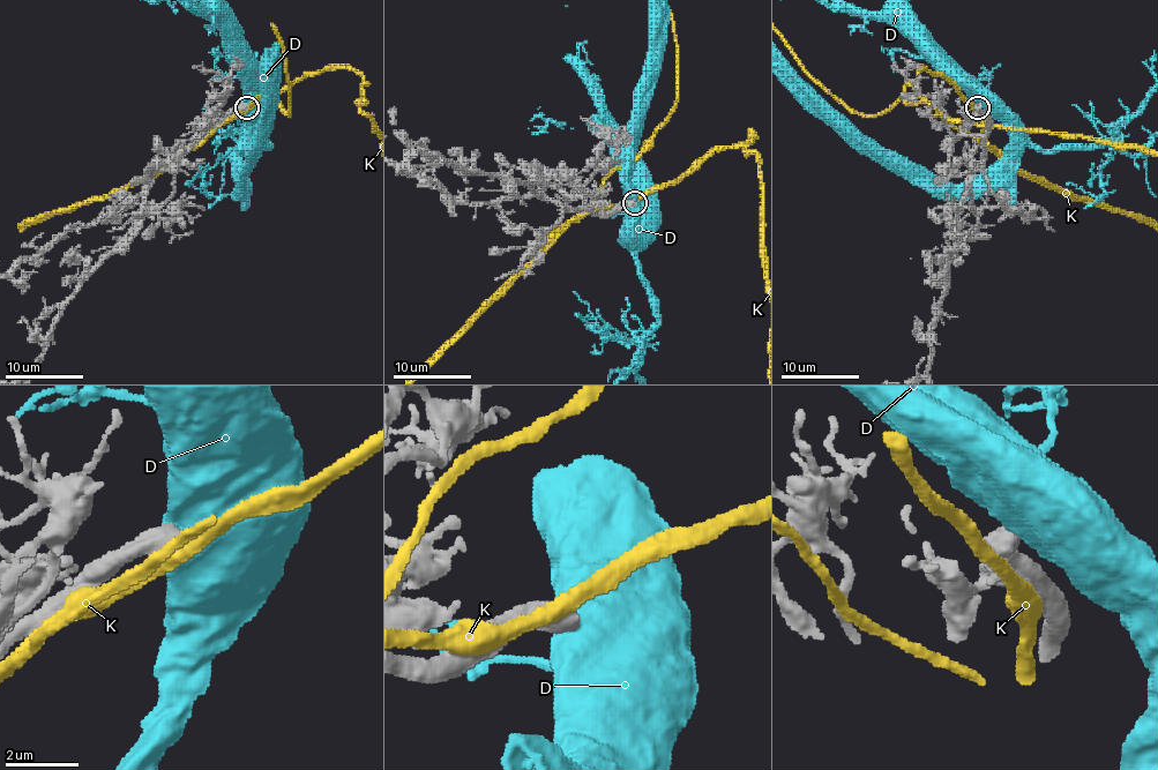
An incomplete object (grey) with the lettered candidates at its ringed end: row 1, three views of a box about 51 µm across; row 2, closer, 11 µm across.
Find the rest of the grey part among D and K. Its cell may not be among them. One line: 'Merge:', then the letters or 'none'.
Merge: none

